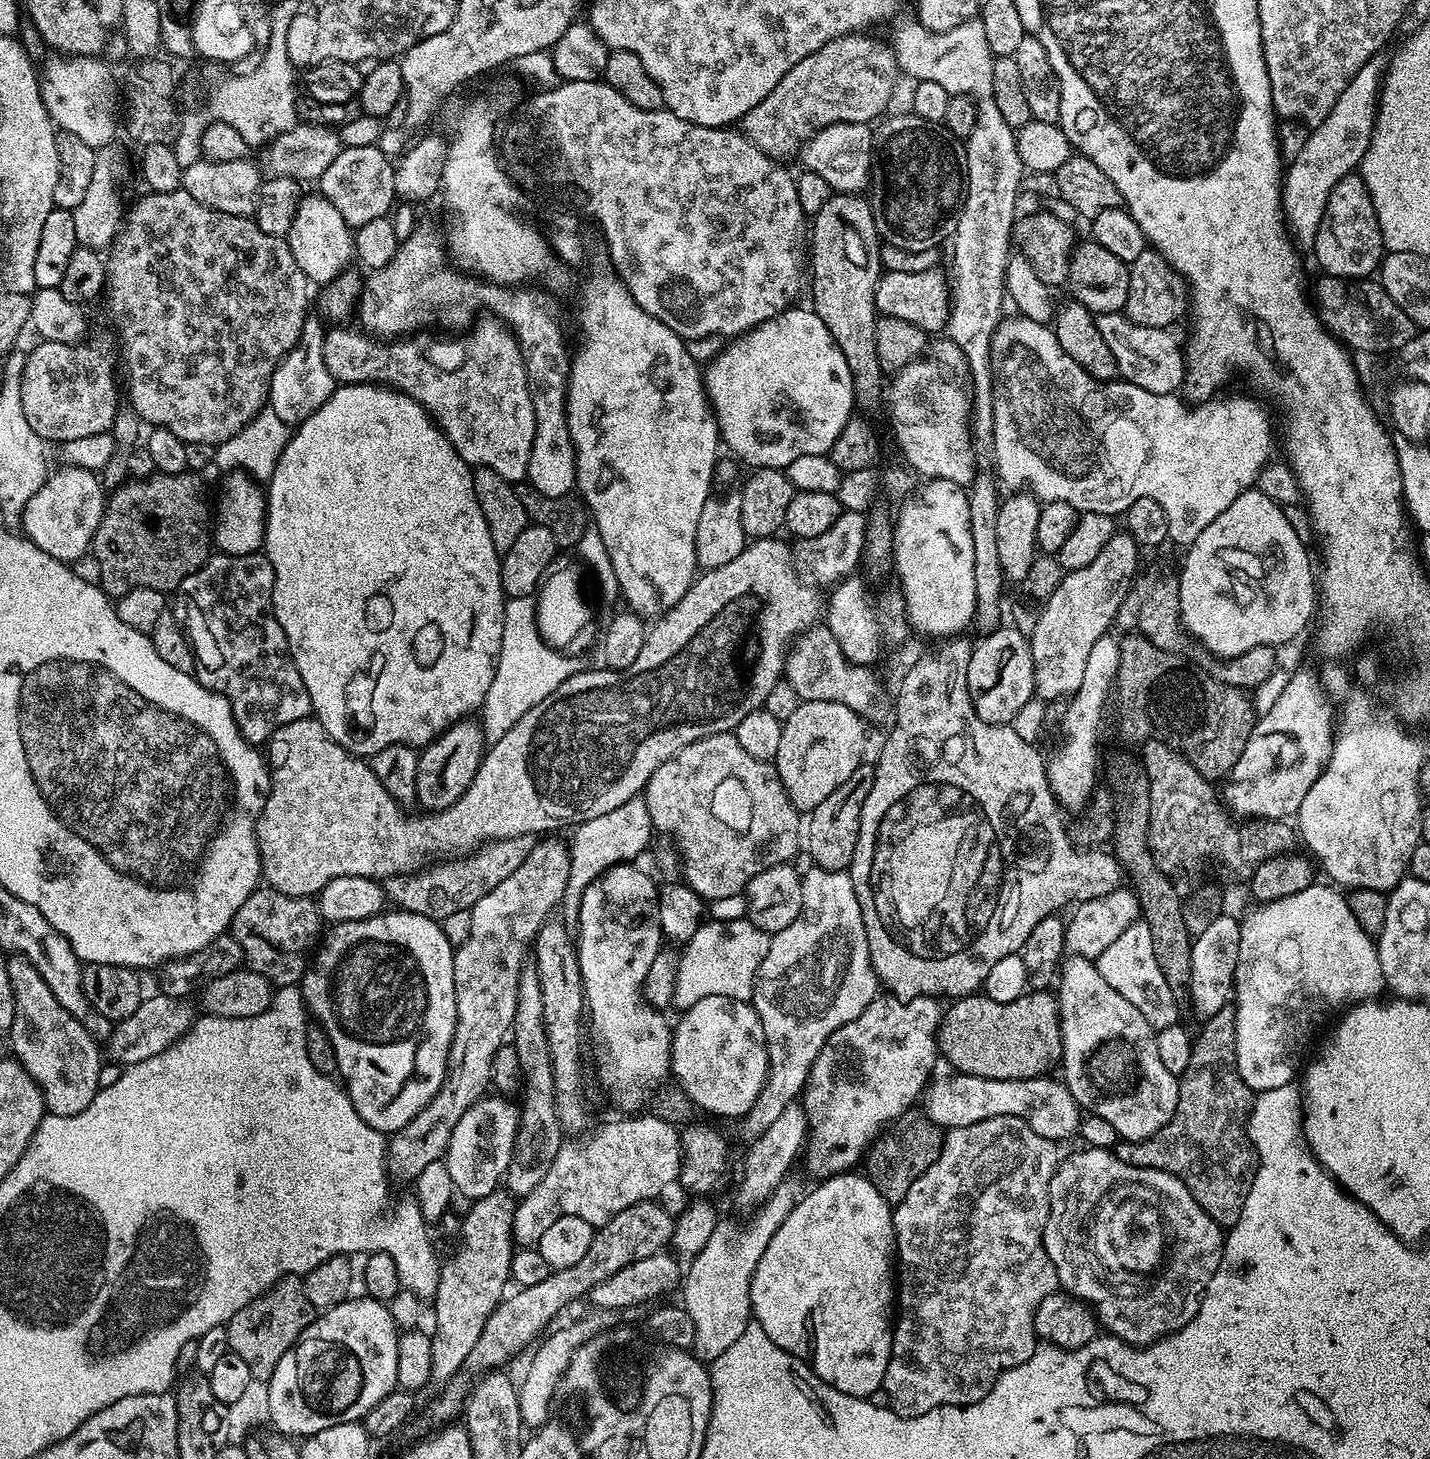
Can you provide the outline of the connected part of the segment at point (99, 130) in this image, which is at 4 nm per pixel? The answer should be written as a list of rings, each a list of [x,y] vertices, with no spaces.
[[[52,54],[39,69],[42,102],[60,132],[82,138],[88,146],[103,150],[116,136],[116,80],[101,59]]]

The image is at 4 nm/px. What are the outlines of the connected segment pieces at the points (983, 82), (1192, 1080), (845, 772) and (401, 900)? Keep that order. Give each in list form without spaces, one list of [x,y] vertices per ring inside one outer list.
[[[979,18],[962,22],[954,26],[954,30],[945,32],[931,32],[919,22],[904,24],[897,30],[896,37],[892,40],[892,48],[895,67],[900,67],[902,71],[913,76],[913,81],[938,82],[938,86],[942,86],[942,90],[946,90],[949,97],[988,98],[992,95],[994,57],[986,42],[986,30]]]
[[[1226,1003],[1200,1025],[1200,1034],[1192,1042],[1190,1066],[1178,1077],[1178,1106],[1170,1122],[1145,1140],[1117,1143],[1114,1151],[1130,1166],[1174,1174],[1212,1221],[1231,1226],[1240,1216],[1258,1160],[1246,1131],[1254,1093],[1242,1082],[1236,1065],[1235,1007]]]
[[[813,700],[800,702],[794,712],[783,720],[774,763],[782,786],[797,812],[811,813],[818,806],[818,802],[823,802],[829,794],[834,794],[834,790],[842,786],[842,782],[846,782],[846,778],[850,778],[850,774],[854,774],[856,767],[865,759],[864,724],[860,720],[863,720],[861,713],[850,710],[850,706]]]
[[[515,836],[505,840],[494,840],[480,845],[475,852],[469,855],[459,858],[444,858],[431,866],[425,867],[423,870],[409,872],[403,876],[387,877],[383,881],[385,897],[391,903],[393,900],[396,903],[393,905],[397,909],[413,912],[414,914],[422,914],[431,920],[443,922],[450,914],[471,910],[478,902],[478,898],[486,898],[486,894],[490,894],[490,890],[494,890],[494,886],[498,886],[498,882],[502,882],[510,874],[514,874],[514,870],[518,870],[518,866],[522,866],[526,862],[530,850],[534,850],[534,846],[537,843],[536,836]]]

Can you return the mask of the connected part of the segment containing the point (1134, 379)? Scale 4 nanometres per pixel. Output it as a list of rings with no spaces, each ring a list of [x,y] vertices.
[[[1123,311],[1101,312],[1095,319],[1106,347],[1110,349],[1110,354],[1114,354],[1117,373],[1127,383],[1150,390],[1150,394],[1171,396],[1181,391],[1186,375],[1186,352],[1181,341],[1180,344],[1176,341],[1175,331],[1135,324]]]

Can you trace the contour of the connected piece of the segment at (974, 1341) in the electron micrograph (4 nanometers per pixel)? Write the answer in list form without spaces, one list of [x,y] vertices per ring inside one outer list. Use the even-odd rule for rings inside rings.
[[[999,1116],[974,1122],[974,1126],[953,1128],[944,1137],[944,1145],[938,1158],[910,1186],[906,1198],[895,1205],[892,1213],[892,1226],[896,1229],[895,1255],[898,1257],[898,1319],[892,1330],[892,1357],[886,1366],[882,1385],[883,1395],[888,1395],[887,1407],[899,1416],[926,1416],[930,1410],[950,1404],[970,1404],[975,1406],[991,1392],[994,1382],[1006,1370],[1017,1368],[1026,1362],[1038,1347],[1038,1337],[1034,1330],[1034,1314],[1050,1293],[1057,1291],[1056,1271],[1044,1249],[1044,1227],[1048,1217],[1048,1191],[1050,1178],[1054,1178],[1056,1168],[1062,1159],[1057,1141],[1034,1134],[1022,1118]]]

